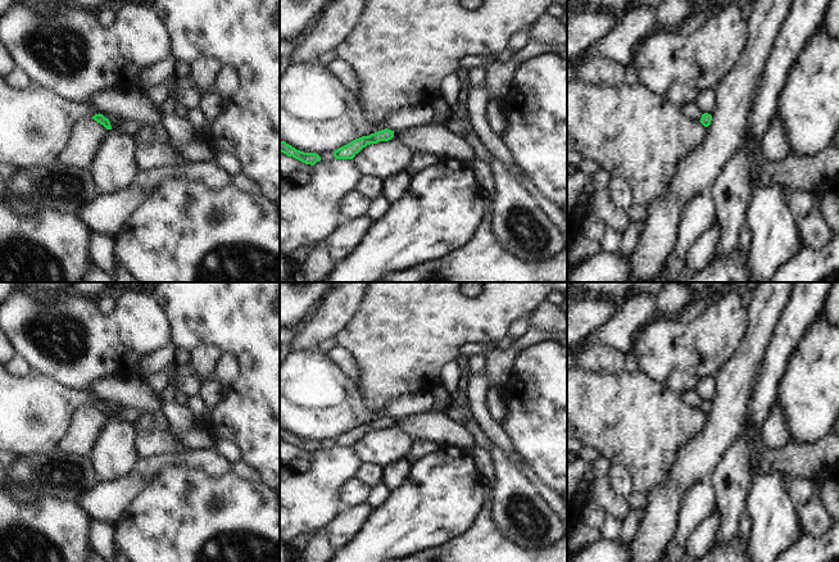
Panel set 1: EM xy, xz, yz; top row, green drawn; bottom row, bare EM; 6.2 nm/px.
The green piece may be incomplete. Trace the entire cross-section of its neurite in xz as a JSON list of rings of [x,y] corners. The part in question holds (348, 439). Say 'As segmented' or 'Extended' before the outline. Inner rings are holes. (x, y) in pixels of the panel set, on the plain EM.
As segmented. [[[381,417],[369,423],[362,423],[334,439],[336,447],[353,447],[363,435],[380,429],[389,429],[394,425],[394,418]]]

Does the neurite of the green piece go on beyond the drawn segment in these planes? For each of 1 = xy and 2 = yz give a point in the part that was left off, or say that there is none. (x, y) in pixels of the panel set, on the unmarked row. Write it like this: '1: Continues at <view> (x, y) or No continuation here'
1: No continuation here
2: No continuation here

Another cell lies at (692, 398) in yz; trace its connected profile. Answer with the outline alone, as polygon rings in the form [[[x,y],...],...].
[[[685,391],[681,394],[682,399],[691,408],[699,409],[702,405],[702,399],[695,391]]]

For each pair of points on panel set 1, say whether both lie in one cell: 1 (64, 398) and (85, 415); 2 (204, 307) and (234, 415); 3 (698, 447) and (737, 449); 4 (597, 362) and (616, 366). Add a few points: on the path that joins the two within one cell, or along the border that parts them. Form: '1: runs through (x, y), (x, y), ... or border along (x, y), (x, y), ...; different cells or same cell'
1: border along (90, 404), (72, 413), (62, 435); different cells
2: runs through (231, 332), (249, 350), (246, 388); same cell
3: border along (744, 426), (721, 457), (712, 475); different cells
4: runs through (602, 362), (611, 362); same cell

